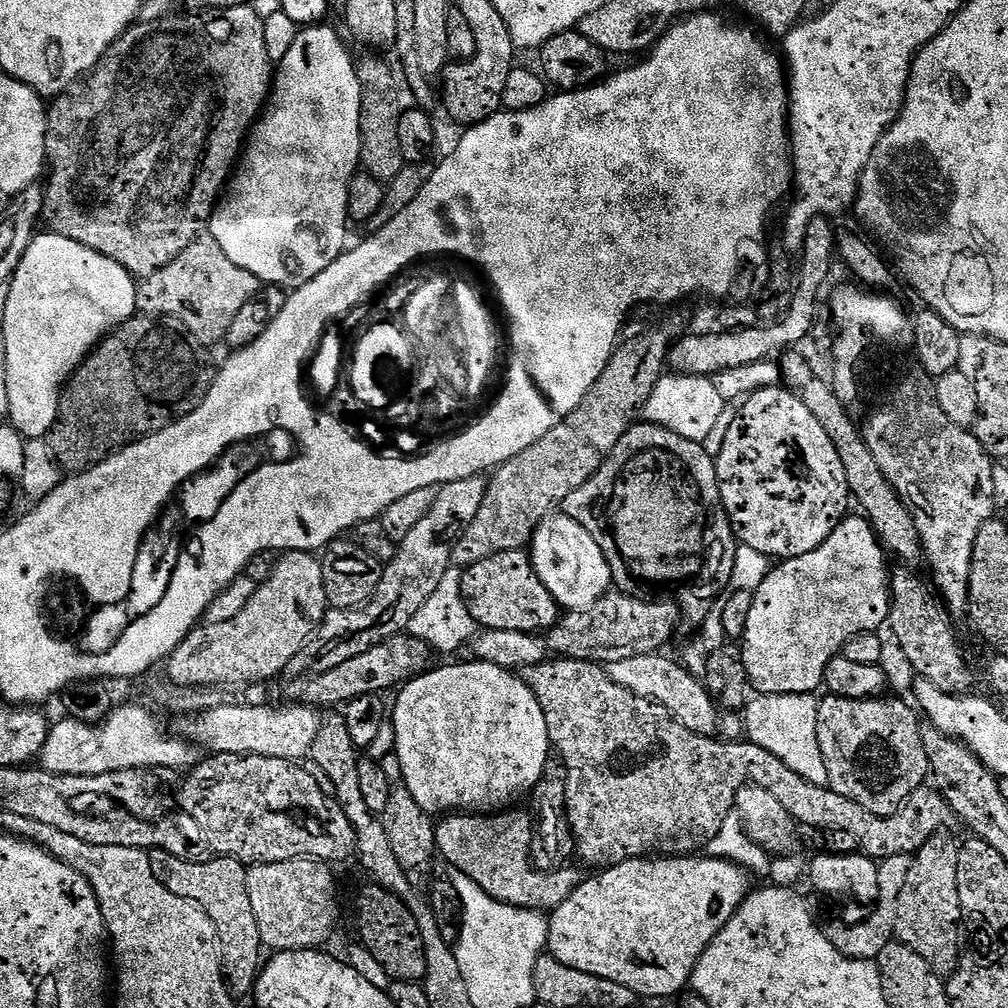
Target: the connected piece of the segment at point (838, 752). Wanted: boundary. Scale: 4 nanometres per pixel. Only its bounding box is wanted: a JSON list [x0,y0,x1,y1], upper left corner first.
[817,694,930,816]

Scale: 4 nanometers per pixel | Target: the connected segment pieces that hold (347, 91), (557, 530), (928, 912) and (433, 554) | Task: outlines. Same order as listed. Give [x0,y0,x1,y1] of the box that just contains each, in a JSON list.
[[208,24,361,290],[530,514,613,612],[894,834,960,974],[287,475,485,678]]

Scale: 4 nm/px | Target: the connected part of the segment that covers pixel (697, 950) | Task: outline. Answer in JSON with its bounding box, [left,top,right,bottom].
[547,854,750,997]

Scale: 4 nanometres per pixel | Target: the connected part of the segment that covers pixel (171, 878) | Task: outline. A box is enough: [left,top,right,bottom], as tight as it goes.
[148,850,262,996]

